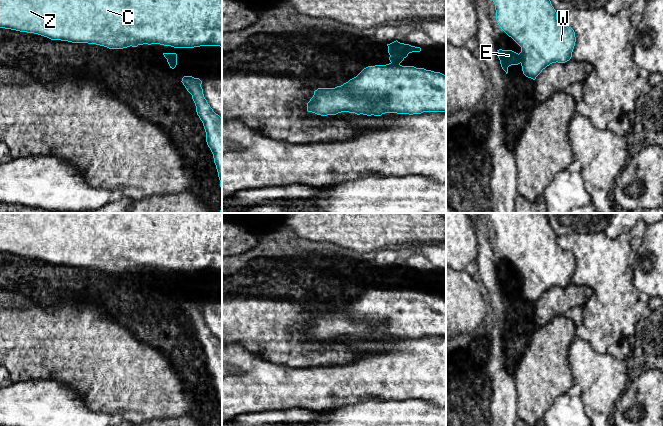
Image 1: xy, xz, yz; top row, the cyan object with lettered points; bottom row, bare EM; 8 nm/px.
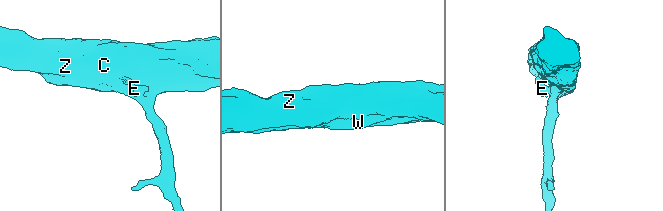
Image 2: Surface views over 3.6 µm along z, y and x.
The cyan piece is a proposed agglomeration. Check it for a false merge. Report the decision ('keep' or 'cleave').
cleave

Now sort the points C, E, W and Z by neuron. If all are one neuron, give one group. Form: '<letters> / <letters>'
C W Z / E

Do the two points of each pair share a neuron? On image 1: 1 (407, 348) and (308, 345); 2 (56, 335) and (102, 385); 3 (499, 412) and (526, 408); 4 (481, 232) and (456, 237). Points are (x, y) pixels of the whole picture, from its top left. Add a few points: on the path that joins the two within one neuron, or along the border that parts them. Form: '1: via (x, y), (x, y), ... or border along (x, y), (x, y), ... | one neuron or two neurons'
1: border along (351, 337), (346, 344), (359, 353), (334, 365) | two neurons
2: via (68, 347), (94, 373) | one neuron
3: border along (515, 386), (515, 407), (518, 415) | two neurons
4: border along (471, 223), (477, 242), (476, 257) | two neurons

